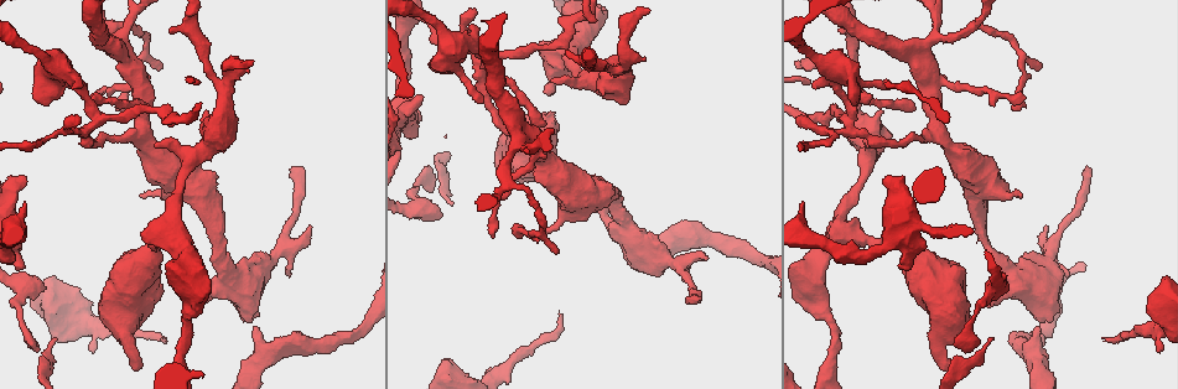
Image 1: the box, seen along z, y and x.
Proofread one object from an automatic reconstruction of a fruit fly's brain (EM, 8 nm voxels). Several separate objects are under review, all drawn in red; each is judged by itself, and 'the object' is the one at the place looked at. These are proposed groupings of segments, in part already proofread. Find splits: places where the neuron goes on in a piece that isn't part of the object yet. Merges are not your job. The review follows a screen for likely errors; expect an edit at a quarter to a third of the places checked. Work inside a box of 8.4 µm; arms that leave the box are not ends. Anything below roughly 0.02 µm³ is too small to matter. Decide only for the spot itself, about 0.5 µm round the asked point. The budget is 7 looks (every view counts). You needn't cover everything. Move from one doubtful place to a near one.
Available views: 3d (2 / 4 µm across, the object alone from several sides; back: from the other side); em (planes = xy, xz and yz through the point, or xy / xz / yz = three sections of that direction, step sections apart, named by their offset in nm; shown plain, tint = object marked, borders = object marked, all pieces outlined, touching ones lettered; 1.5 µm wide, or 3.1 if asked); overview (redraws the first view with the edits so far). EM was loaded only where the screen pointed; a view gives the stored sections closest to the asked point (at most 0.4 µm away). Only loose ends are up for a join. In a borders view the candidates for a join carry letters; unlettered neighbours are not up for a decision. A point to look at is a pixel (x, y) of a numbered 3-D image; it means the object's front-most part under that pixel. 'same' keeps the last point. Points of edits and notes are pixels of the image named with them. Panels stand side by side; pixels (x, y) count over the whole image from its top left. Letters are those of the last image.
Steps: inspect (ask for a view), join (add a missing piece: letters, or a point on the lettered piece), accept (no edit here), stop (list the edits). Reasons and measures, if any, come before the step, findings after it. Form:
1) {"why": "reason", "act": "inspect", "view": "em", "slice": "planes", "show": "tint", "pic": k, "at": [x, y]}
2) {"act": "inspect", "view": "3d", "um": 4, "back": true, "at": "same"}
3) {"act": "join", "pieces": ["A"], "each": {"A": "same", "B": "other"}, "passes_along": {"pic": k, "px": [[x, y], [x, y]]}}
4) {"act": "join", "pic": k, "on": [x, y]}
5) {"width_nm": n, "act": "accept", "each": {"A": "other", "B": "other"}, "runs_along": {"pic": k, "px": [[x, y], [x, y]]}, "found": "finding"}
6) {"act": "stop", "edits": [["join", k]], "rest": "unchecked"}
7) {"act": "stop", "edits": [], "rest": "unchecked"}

{"act": "inspect", "view": "3d", "um": 4, "pic": 1, "at": [557, 314]}

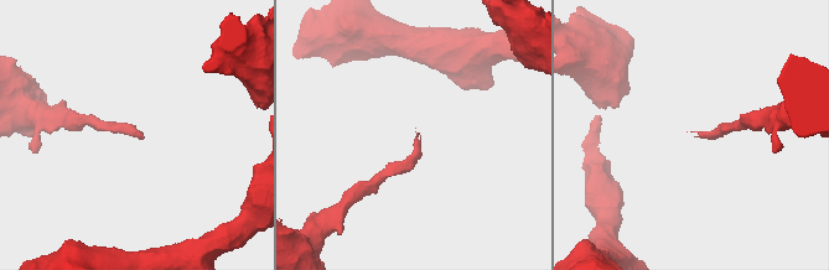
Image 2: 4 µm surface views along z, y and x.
{"act": "inspect", "view": "em", "slice": "planes", "show": "borders", "pic": 2, "at": [139, 131]}

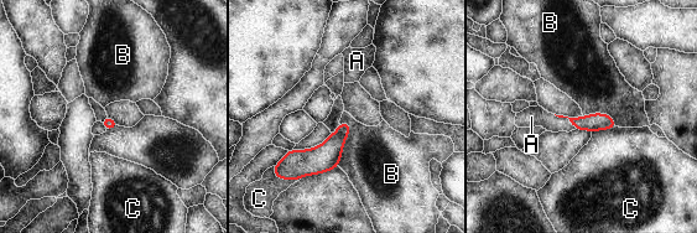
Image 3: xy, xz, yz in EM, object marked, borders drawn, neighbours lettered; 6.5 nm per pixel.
{"act": "join", "pieces": ["A"], "each": {"A": "same", "B": "other", "C": "other"}, "passes_along": {"pic": 3, "px": [[594, 122], [566, 117], [531, 117]]}, "found": "the neuron continues"}

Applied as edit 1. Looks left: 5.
{"why": "an open end", "act": "inspect", "view": "em", "slice": "planes", "show": "borders", "pic": 1, "at": [989, 307]}

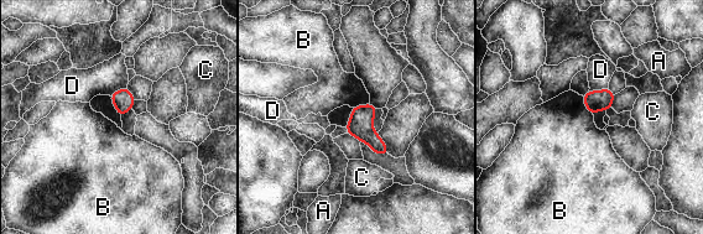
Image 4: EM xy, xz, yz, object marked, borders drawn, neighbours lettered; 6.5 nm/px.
{"act": "accept", "each": {"A": "other", "B": "other", "C": "other", "D": "other"}, "border": {"pic": 4, "px": [[581, 95], [584, 108], [593, 116]]}, "found": "none of them fits"}

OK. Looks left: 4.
{"act": "stop", "edits": [["join", 3]], "rest": "unchecked"}

